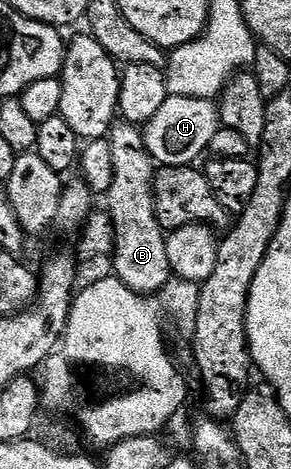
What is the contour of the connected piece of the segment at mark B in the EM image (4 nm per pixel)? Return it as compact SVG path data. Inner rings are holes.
M126 123L112 124L106 139L109 143L109 152L113 154L113 184L109 186L109 191L105 195L105 201L107 201L105 212L111 218L111 230L115 232L113 246L115 269L113 269L113 273L121 283L125 283L125 287L129 287L129 291L155 295L159 290L164 289L173 277L167 250L167 233L159 225L155 211L155 171L157 166L145 147L143 129L140 126Z

